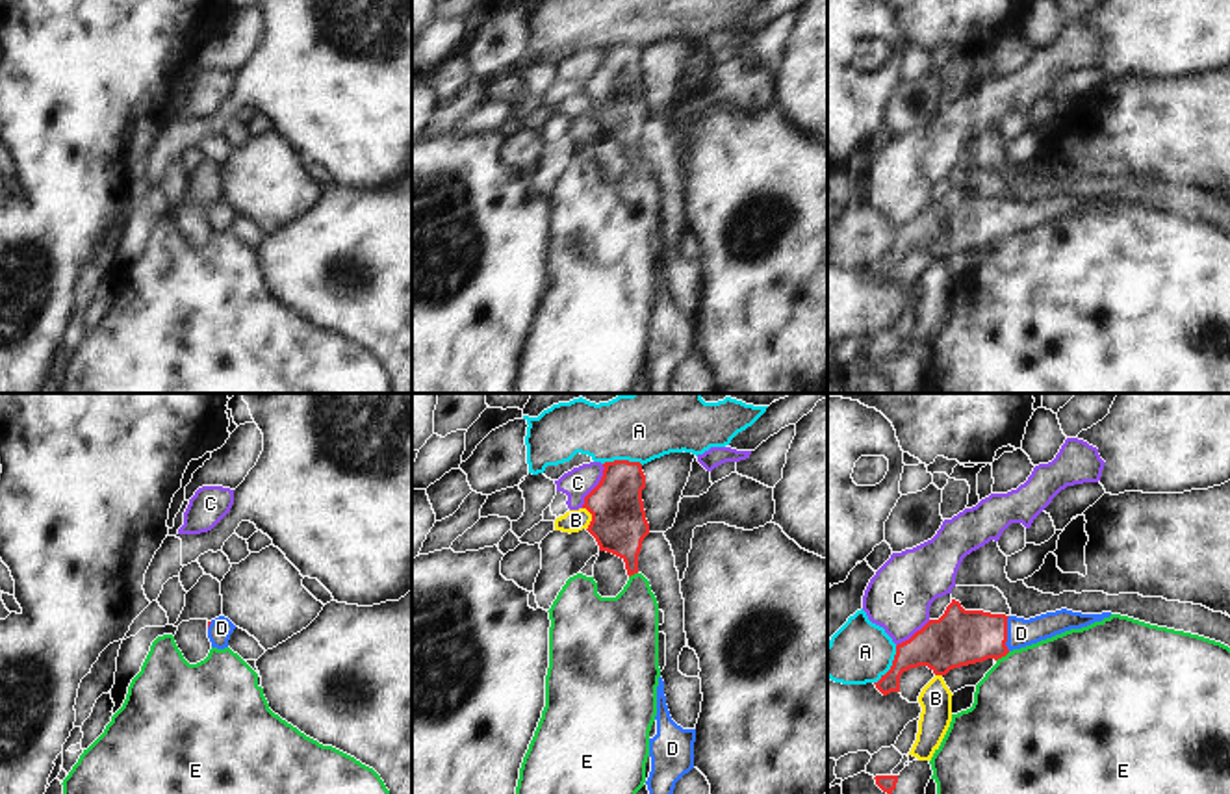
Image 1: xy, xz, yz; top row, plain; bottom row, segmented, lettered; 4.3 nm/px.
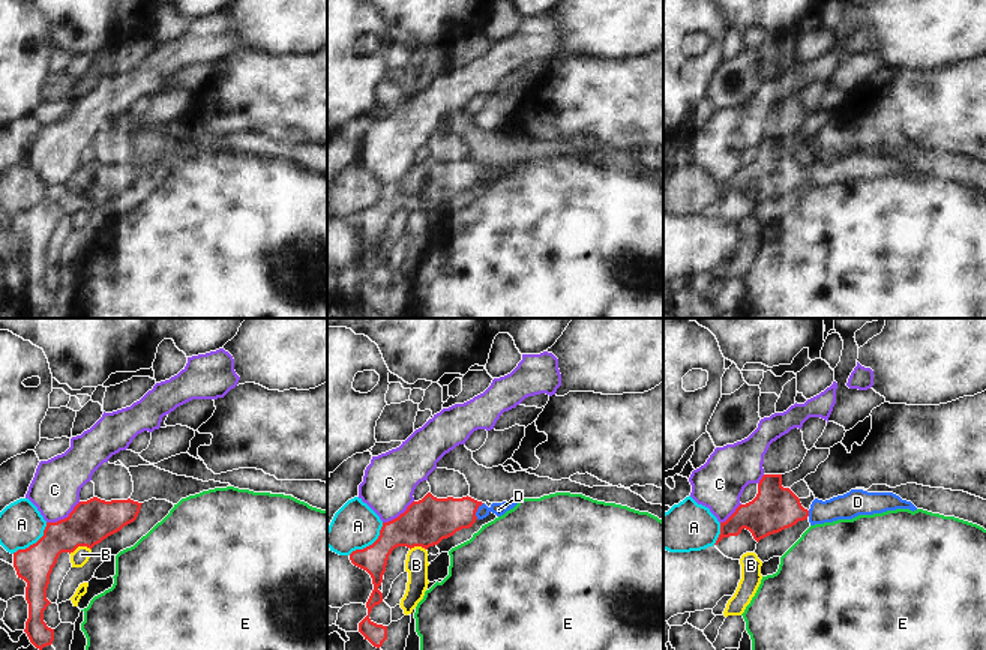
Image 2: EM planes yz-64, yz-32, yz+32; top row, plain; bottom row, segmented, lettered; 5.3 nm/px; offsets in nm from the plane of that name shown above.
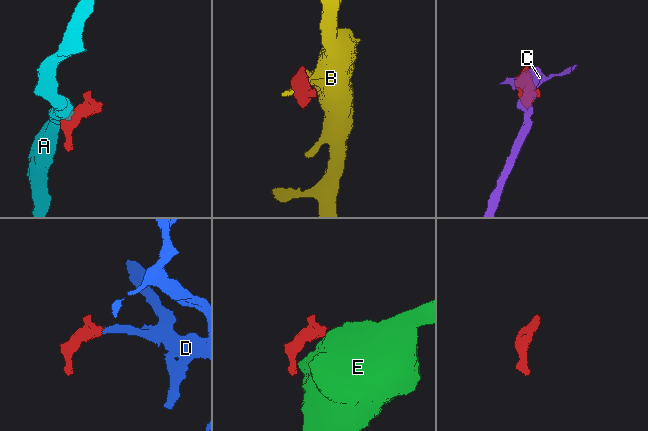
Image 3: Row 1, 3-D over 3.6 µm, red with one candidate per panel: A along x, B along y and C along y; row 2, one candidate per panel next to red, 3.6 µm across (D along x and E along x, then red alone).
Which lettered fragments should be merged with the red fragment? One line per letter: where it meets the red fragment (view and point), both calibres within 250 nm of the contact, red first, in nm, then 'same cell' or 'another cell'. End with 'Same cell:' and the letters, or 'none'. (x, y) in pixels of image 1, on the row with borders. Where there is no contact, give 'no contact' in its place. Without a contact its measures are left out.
A: meets red in yz at (893, 665); 220 nm thick on the red side, 280 nm on the other; another cell
B: meets red in xz at (592, 518); 240 nm thick on the red side, 100 nm on the other; another cell
C: meets red in xz at (596, 486); 240 nm thick on the red side, 130 nm on the other; another cell
D: meets red in yz at (1006, 633); 240 nm thick on the red side, 120 nm on the other; same cell
E: meets red in yz at (1002, 655); 240 nm thick on the red side, 480 nm on the other; another cell
Same cell: D

